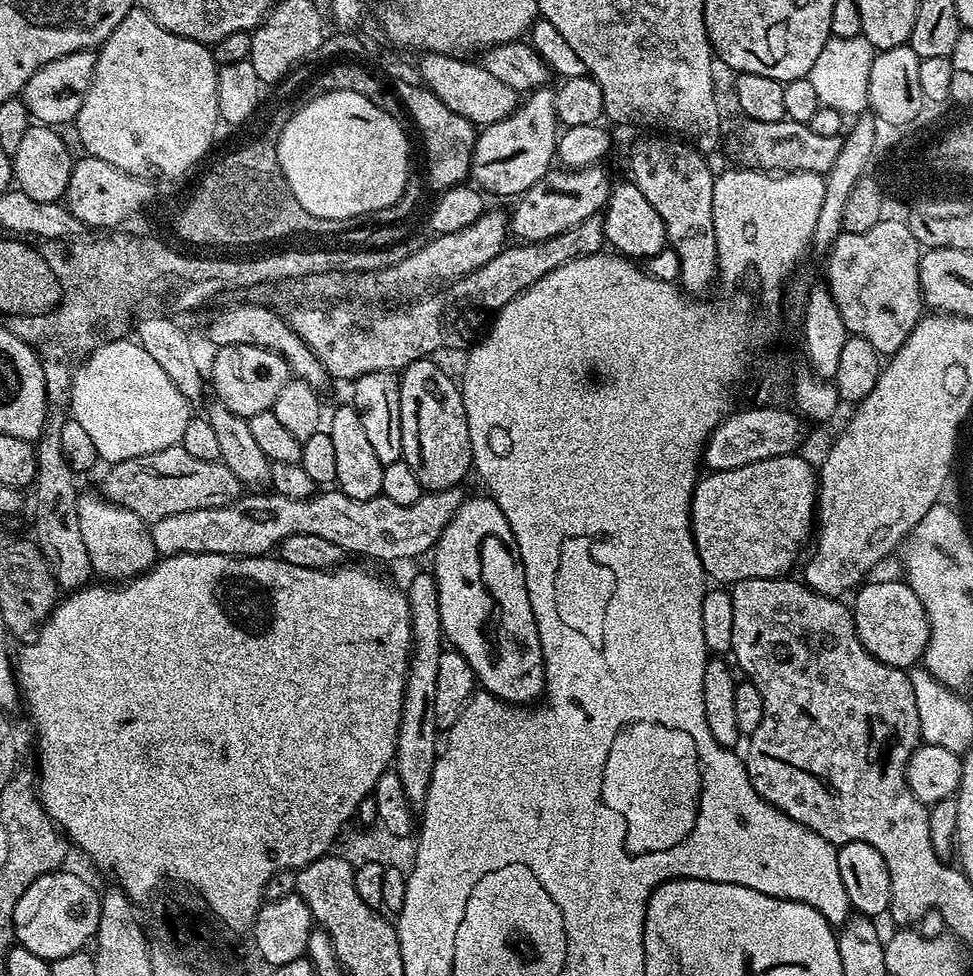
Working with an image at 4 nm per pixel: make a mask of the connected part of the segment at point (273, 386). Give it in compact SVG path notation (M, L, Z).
M231 344L225 348L216 348L216 357L212 360L212 376L210 372L210 388L216 391L215 399L234 413L235 416L250 417L262 414L271 409L274 398L278 398L278 390L290 379L288 364L278 352L269 348L259 348L253 344Z

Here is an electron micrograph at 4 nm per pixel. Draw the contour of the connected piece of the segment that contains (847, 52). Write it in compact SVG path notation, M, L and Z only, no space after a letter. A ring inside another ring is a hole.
M831 35L818 54L818 62L808 71L808 80L818 93L821 105L838 110L846 118L856 118L869 107L870 66L876 57L876 49L866 42L864 36L842 38Z

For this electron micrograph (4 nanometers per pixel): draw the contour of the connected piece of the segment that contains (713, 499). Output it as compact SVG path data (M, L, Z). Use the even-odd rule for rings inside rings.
M800 454L766 458L738 470L712 472L697 479L692 495L692 537L705 577L724 586L751 576L780 578L801 559L800 551L809 543L814 532L814 517L818 507L818 472Z

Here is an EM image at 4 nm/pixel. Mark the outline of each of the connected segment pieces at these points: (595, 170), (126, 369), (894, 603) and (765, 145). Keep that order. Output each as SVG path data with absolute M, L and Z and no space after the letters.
M589 166L571 170L549 170L545 176L538 178L534 186L530 186L515 201L516 209L510 216L510 232L520 242L542 242L546 238L554 238L554 234L562 234L562 230L570 230L570 226L578 226L586 218L603 213L608 203L610 179L604 166Z
M128 338L111 340L109 344L104 344L101 348L95 348L92 352L87 353L84 362L85 364L77 372L75 369L74 375L70 380L70 416L71 419L78 422L78 426L86 429L86 434L90 434L90 439L94 442L94 450L101 461L108 460L107 463L113 465L122 462L126 458L138 458L142 454L154 454L158 450L175 448L179 445L182 438L182 430L186 430L186 422L190 415L190 409L188 409L190 408L190 401L177 390L174 382L170 382L170 378L166 378L166 370L162 370L162 366L158 366L158 362L154 362L154 358L150 358L150 354L146 354L146 350L139 342L133 342Z
M903 579L876 580L873 584L865 583L855 596L856 601L850 604L854 626L869 654L878 658L878 662L895 668L908 670L919 665L930 638L930 622L924 603L911 586Z
M790 119L778 122L754 122L748 120L741 132L727 137L726 148L741 168L755 168L762 172L787 174L789 172L819 172L827 174L839 158L840 136L814 134L811 124L794 122Z

